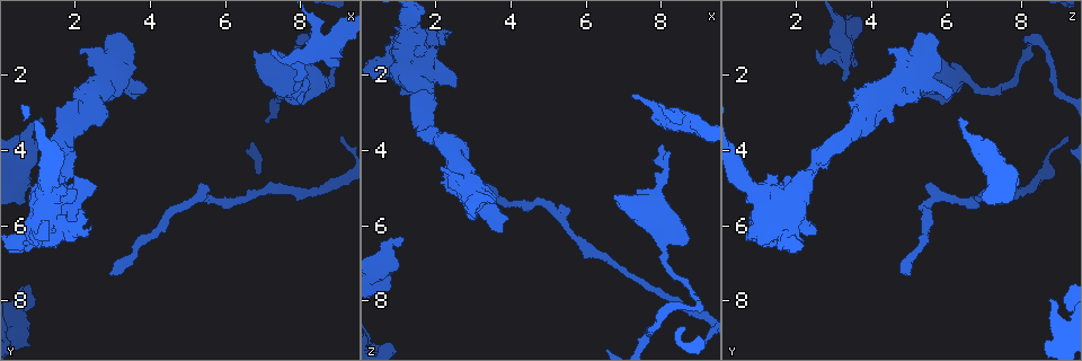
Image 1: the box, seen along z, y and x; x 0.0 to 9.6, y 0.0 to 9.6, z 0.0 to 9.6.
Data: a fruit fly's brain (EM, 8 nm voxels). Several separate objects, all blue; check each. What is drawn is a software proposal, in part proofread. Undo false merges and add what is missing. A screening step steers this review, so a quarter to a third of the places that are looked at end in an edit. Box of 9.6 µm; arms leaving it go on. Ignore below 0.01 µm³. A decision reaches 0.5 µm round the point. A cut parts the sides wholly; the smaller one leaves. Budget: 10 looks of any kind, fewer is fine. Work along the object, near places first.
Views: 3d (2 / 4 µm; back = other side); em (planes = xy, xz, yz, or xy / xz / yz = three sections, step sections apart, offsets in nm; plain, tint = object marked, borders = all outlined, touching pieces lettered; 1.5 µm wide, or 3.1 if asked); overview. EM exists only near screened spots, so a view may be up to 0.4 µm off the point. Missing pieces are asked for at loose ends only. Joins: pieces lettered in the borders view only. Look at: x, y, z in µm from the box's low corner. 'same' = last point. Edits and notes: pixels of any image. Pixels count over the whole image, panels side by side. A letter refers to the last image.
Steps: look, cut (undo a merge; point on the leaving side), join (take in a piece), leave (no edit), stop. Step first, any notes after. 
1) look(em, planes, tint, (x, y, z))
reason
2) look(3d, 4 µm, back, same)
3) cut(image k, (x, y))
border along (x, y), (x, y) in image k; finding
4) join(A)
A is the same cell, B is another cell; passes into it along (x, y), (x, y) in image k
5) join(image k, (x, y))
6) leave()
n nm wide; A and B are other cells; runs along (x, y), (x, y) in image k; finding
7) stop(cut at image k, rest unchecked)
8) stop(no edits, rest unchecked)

look(3d, 2 µm, (8.95, 1.35, 8.15))
abrupt turn

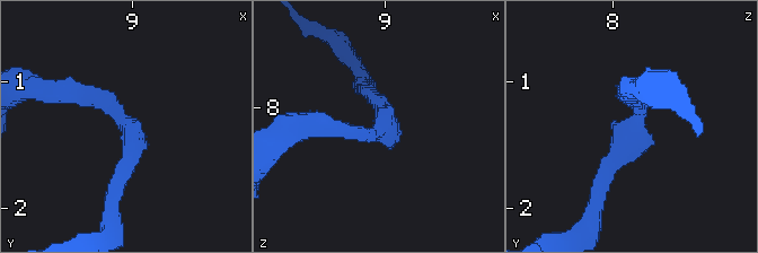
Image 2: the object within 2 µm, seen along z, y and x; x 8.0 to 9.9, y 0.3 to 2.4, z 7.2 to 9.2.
look(em, planes, plain, (8.94, 1.38, 8.18))
arms of 160, 200 nm

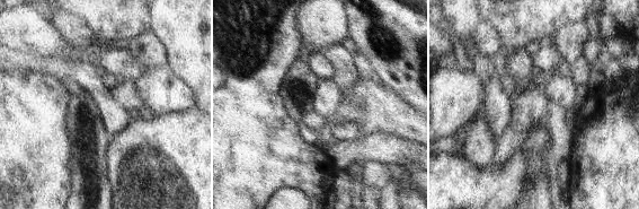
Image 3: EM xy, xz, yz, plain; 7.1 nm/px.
look(em, planes, borders, same)

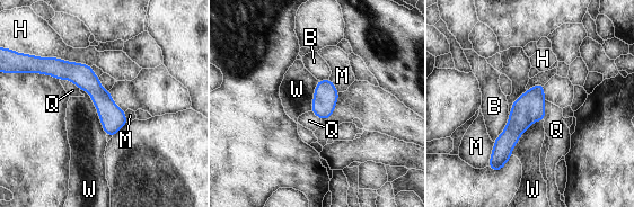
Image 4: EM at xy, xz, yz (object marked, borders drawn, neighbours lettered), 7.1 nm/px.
leave()
B, H, M, Q and W are other cells; continuous, no second neuron

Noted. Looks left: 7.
look(3d, 2 µm, (8.95, 1.75, 3.60))
an open end

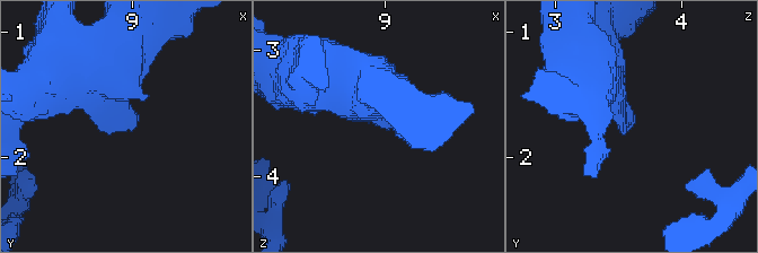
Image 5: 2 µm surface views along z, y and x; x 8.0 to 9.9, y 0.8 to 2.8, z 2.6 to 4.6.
look(em, xy, step 4, borders, (9.00, 1.78, 3.60))
now the EM

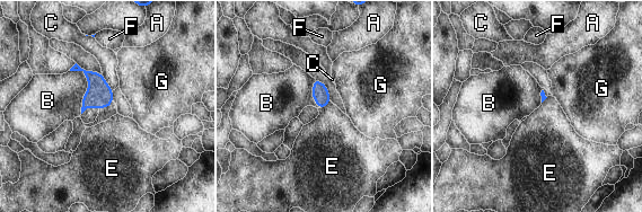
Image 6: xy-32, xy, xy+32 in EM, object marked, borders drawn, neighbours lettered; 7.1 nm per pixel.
look(em, planes, borders, same)

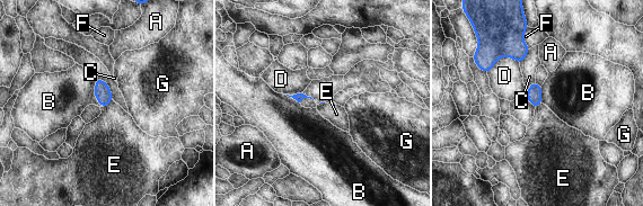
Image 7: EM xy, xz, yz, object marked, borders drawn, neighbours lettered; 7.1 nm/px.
leave()
A, B, C, D, E, F and G are other cells; no lettered piece goes on from it

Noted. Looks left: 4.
look(3d, 2 µm, (6.75, 1.30, 5.20))
thick end

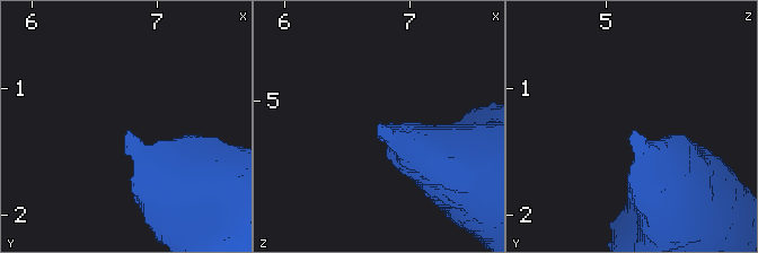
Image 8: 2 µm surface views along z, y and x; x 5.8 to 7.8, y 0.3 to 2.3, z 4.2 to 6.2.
look(em, planes, borders, (6.74, 1.36, 5.22))
shape alone is not enough

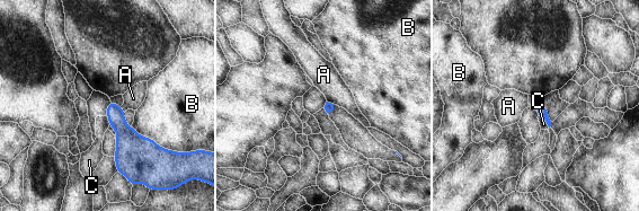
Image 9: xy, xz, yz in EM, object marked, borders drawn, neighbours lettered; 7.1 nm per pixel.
leave()
A, B and C are other cells; border along (327, 100), (334, 104) in image 9; none of them fits

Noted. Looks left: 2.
look(em, planes, borders, (1.20, 3.20, 6.30))
end of a long branch

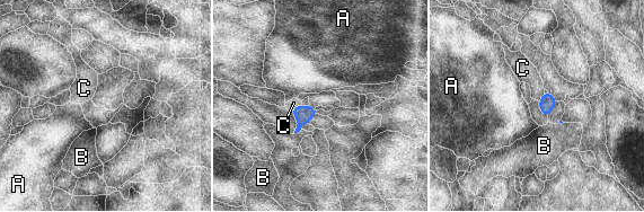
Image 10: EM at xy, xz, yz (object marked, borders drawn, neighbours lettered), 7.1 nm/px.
join(image 10, (293, 103))
C is the same cell, A and B are other cells; passes into it along (303, 114), (297, 106), (293, 103) in image 10; it goes on there

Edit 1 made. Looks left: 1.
stop(join at image 10, rest unchecked)

